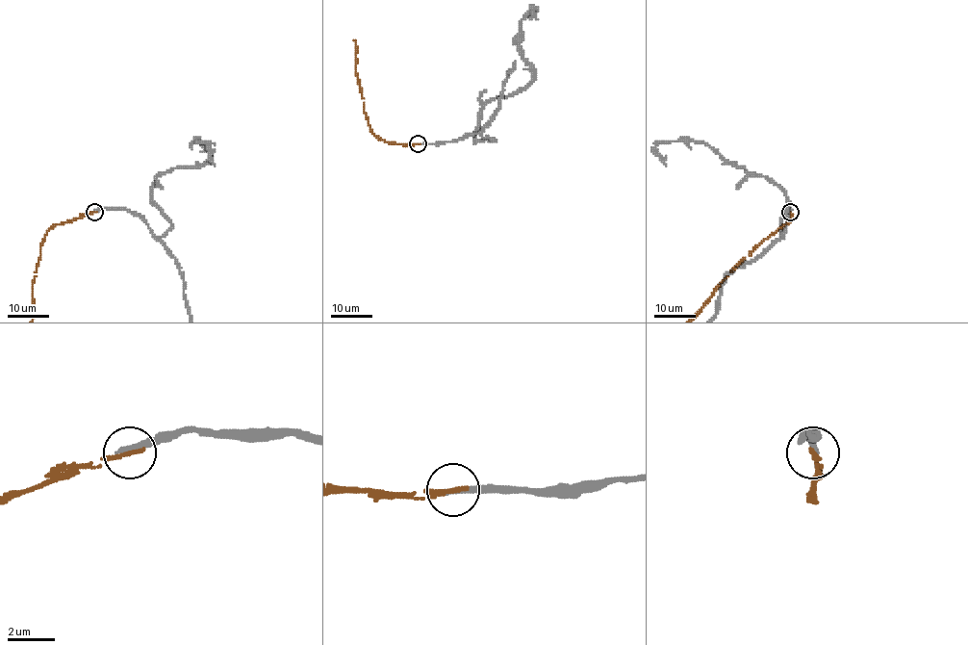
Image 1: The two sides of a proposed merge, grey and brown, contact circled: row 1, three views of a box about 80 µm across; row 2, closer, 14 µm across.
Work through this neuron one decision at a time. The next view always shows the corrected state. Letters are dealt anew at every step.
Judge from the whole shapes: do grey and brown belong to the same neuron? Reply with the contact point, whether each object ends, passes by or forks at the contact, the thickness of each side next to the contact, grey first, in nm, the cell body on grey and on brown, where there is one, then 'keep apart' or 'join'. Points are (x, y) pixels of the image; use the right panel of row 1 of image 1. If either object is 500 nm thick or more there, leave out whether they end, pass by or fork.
place (790, 212); grey ends; brown ends; calibres 300 and 240 nm; soma grey none; soma brown none; keep apart

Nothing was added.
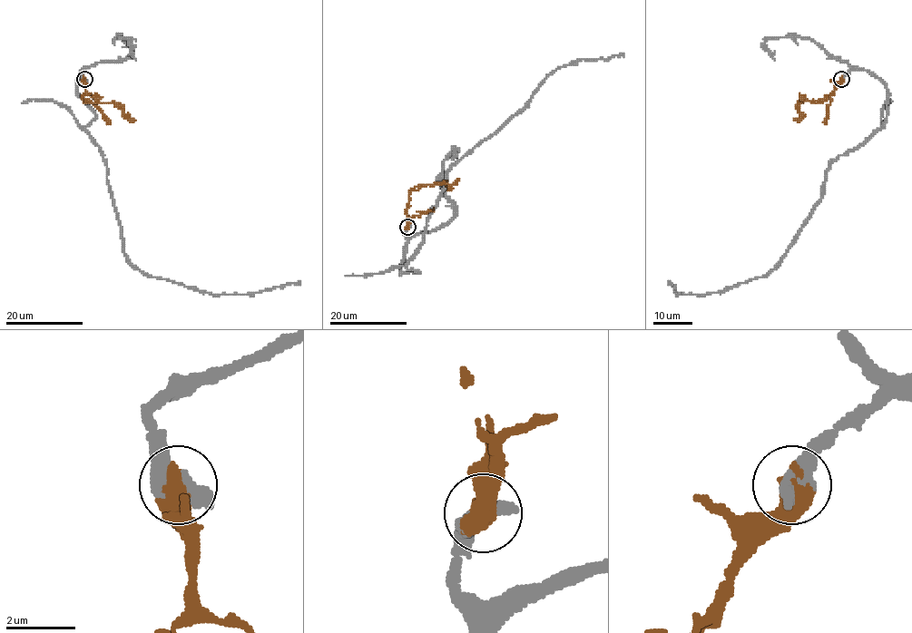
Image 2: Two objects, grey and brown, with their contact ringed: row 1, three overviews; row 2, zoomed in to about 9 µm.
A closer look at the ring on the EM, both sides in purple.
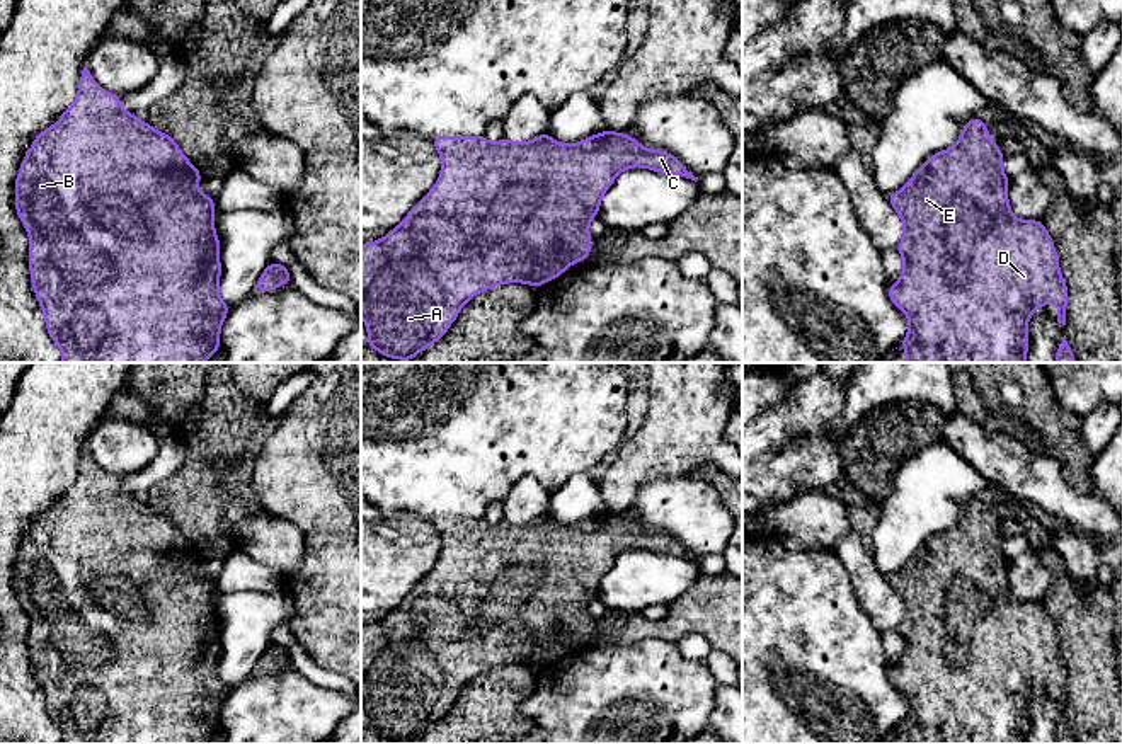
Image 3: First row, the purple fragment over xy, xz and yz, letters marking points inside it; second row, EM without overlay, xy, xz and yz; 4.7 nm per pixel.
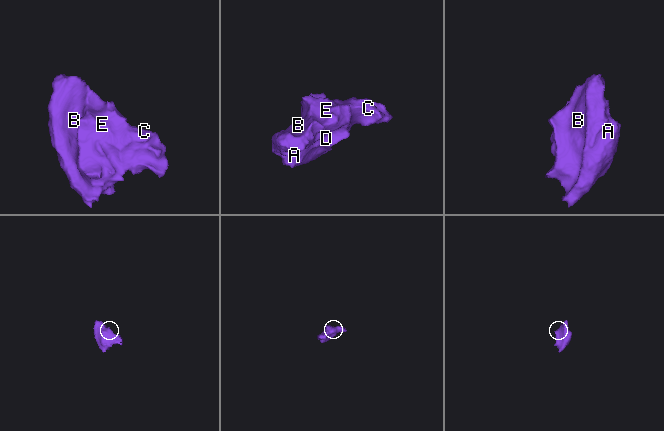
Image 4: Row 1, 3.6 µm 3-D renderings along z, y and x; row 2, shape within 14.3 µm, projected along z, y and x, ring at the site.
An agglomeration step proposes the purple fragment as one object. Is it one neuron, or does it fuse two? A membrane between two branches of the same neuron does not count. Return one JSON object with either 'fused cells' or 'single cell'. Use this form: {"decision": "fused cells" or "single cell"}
{"decision": "single cell"}

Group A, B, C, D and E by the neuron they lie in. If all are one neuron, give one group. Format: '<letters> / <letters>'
A B C D E

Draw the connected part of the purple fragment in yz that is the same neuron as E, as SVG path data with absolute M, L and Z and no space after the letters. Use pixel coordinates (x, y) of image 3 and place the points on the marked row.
M974 117L952 148L931 155L901 191L887 196L904 221L897 247L904 267L887 291L909 318L909 332L899 344L906 349L906 363L1027 363L1027 325L1035 308L1056 301L1057 322L1066 325L1068 286L1054 242L1042 221L1020 221L1011 213L1003 158L1005 152L987 134L986 123Z

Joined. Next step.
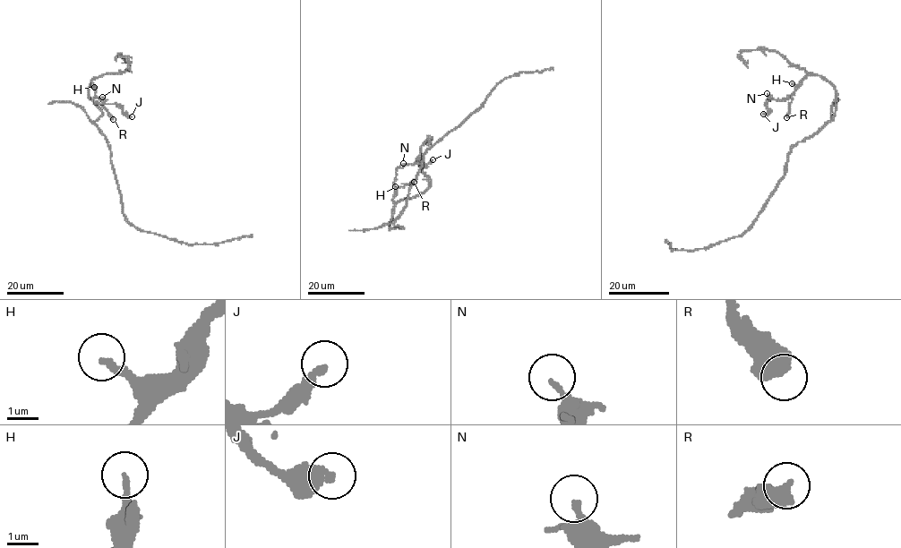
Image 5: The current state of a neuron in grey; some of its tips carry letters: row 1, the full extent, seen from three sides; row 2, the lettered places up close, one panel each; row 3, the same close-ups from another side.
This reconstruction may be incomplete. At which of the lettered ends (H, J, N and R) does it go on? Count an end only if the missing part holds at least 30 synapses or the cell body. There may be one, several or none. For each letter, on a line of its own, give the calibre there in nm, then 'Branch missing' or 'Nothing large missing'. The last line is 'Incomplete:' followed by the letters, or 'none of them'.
H: Thickness 200 nm. Nothing large missing
J: Thickness 280 nm. Nothing large missing
N: Thickness 180 nm. Nothing large missing
R: Thickness 650 nm. Nothing large missing
Incomplete: none of them

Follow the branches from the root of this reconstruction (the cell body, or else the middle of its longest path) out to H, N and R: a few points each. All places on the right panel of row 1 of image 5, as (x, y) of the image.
H: (788, 156), (799, 142), (832, 121), (836, 108), (836, 89), (820, 76), (809, 74), (799, 85), (792, 83)
N: (788, 156), (799, 142), (833, 119), (836, 89), (820, 76), (809, 74), (787, 98), (769, 100), (767, 93)
R: (788, 156), (799, 142), (810, 138), (833, 119), (835, 88), (820, 76), (809, 74), (793, 94), (786, 117)

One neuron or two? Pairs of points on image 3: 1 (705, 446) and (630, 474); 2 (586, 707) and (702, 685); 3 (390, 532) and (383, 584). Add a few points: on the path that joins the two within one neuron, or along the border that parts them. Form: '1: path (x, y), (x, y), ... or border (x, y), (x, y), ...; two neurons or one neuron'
1: path (686, 446), (663, 446), (649, 455); one neuron
2: path (615, 697), (623, 693), (673, 693); one neuron
3: path (390, 545), (390, 552), (383, 559), (383, 571); one neuron

